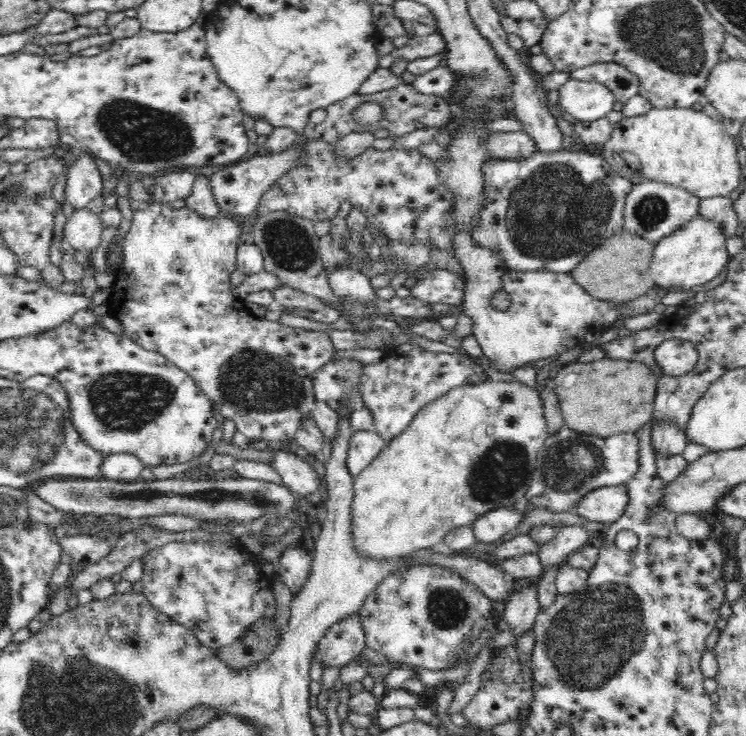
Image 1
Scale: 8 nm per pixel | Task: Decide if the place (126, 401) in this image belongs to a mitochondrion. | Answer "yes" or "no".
yes

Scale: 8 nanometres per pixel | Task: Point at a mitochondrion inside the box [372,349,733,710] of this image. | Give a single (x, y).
(582, 642)

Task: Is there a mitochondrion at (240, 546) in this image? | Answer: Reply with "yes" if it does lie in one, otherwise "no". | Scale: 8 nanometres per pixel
no

